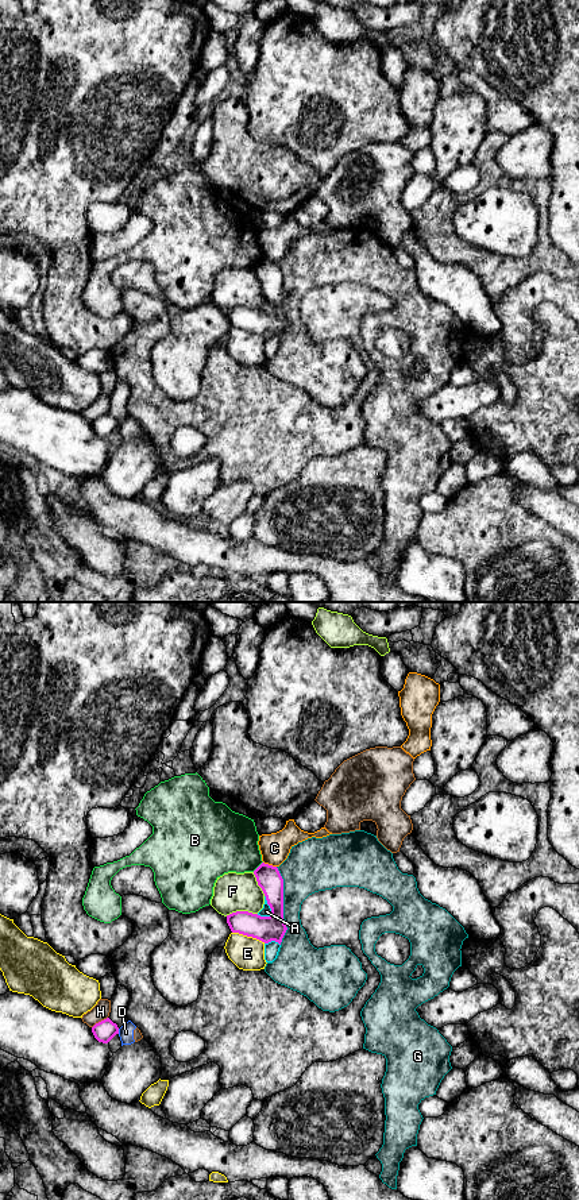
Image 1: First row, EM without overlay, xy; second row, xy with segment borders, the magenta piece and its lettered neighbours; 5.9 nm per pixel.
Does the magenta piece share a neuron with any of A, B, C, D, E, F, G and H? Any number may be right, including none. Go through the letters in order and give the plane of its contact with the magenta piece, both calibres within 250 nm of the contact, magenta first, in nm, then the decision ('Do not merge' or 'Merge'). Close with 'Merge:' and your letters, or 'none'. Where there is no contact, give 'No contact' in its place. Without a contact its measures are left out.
A: Touches magenta in xy. Thickness 160 nm (magenta) against 60 nm. Do not merge
B: Touches magenta in xy. Thickness 150 nm (magenta) against 360 nm. Do not merge
C: Touches magenta in xy. Thickness 150 nm (magenta) against 180 nm. Do not merge
D: Touches magenta in xy. Thickness 120 nm (magenta) against 90 nm. Do not merge
E: Touches magenta in xy. Thickness 160 nm (magenta) against 200 nm. Do not merge
F: Touches magenta in xy. Thickness 160 nm (magenta) against 220 nm. Do not merge
G: Touches magenta in xy. Thickness 160 nm (magenta) against 280 nm. Do not merge
H: Touches magenta in xy. Thickness 120 nm (magenta) against 100 nm. Do not merge
Merge: none

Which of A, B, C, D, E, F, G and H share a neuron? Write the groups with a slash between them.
A / B / C / D H / E / F / G

